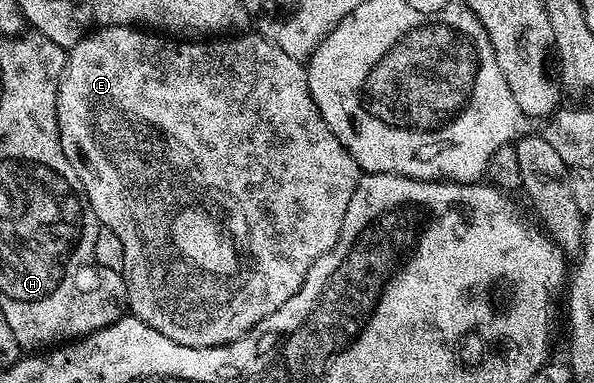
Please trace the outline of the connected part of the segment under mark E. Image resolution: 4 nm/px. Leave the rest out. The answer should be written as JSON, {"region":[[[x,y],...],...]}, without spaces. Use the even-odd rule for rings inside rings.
{"region":[[[136,26],[93,29],[74,47],[68,48],[65,71],[61,74],[57,90],[61,148],[73,163],[98,224],[117,235],[121,242],[128,310],[142,319],[146,327],[163,333],[163,337],[179,345],[218,347],[246,335],[255,324],[263,321],[263,317],[275,313],[275,309],[279,309],[283,301],[291,298],[303,285],[305,274],[315,260],[323,257],[323,253],[339,241],[343,217],[347,213],[347,205],[351,205],[351,193],[355,193],[363,174],[339,137],[331,133],[327,121],[323,121],[311,97],[307,70],[302,60],[287,57],[287,53],[283,53],[283,49],[275,46],[264,34],[241,34],[245,33],[197,41],[201,43],[180,43],[177,40],[180,38],[150,33]]]}

